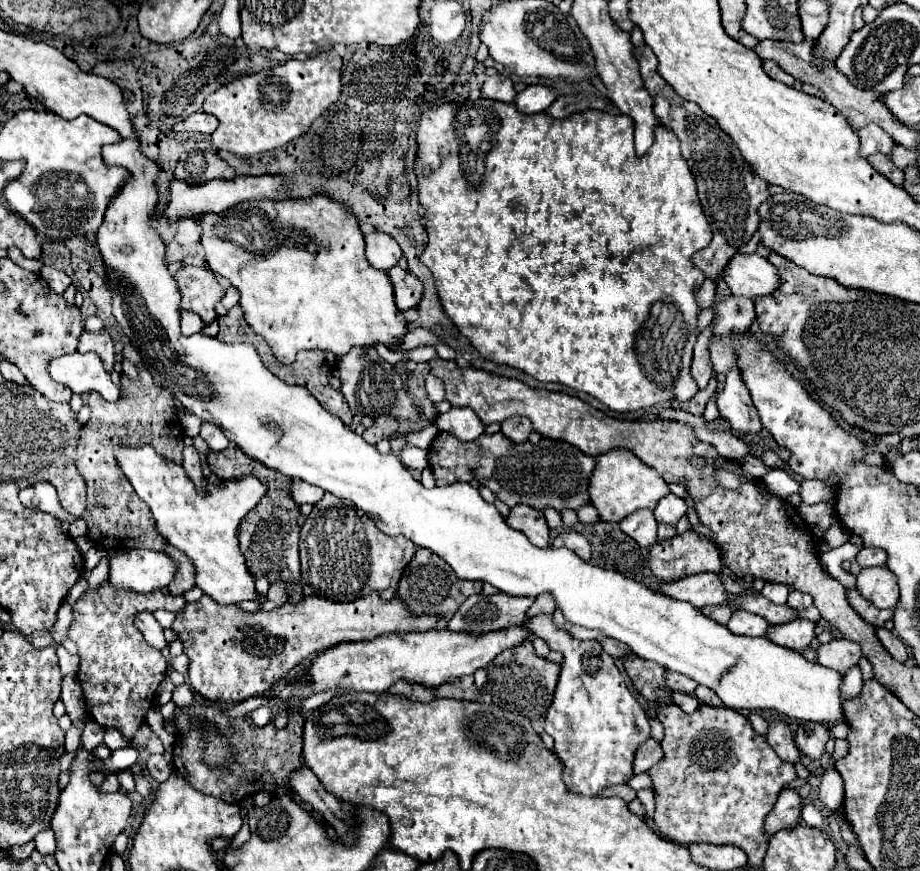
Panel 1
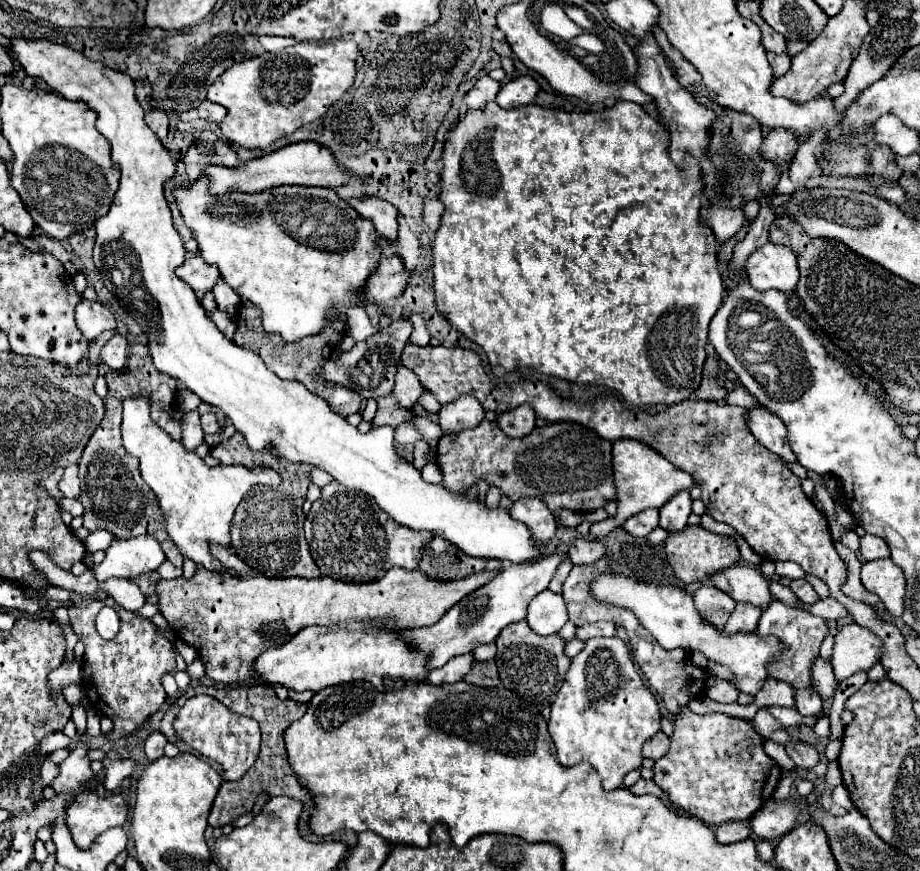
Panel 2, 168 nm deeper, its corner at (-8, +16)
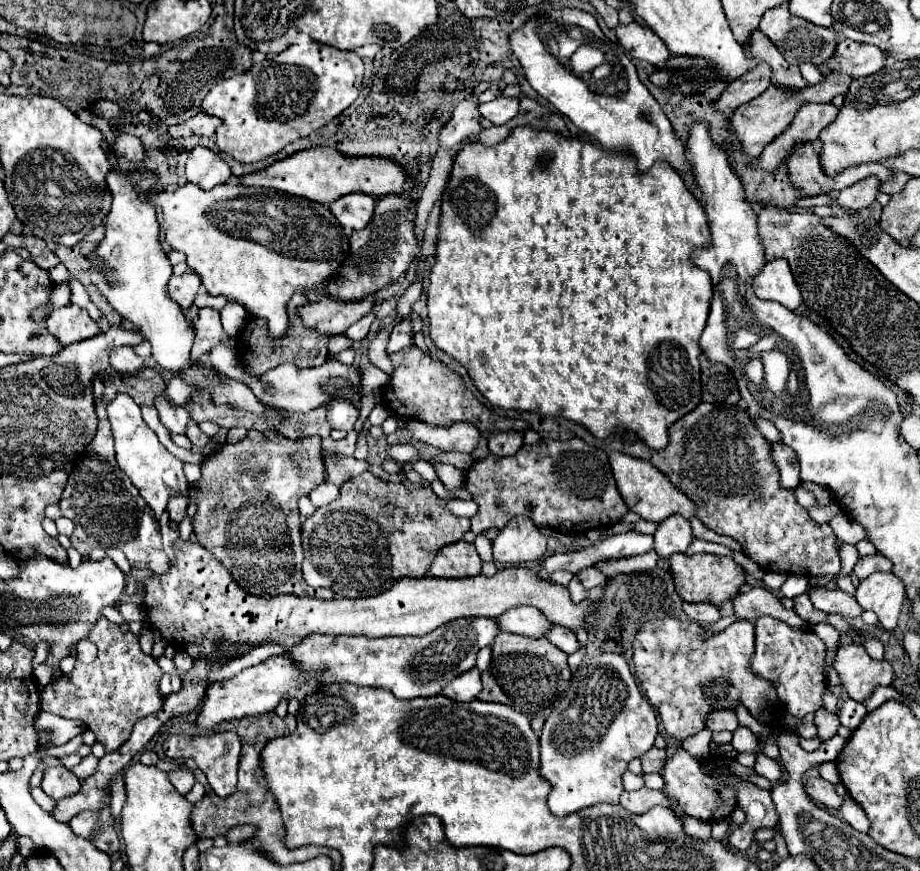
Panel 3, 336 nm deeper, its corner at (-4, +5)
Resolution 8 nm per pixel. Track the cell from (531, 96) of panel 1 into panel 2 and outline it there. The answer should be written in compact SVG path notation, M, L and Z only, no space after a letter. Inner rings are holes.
M517 76L501 86L495 102L501 108L517 108L517 106L531 104L537 92L539 92L539 84L531 76Z

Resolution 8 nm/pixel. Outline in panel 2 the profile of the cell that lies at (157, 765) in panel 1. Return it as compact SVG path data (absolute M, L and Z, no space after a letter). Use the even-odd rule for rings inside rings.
M153 732L147 740L145 740L145 754L149 760L157 760L163 756L163 748L167 744L167 738L161 732Z

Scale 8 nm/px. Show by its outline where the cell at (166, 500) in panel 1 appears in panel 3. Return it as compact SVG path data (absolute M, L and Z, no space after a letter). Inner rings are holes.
M117 395L109 407L107 407L107 415L111 421L111 431L113 431L113 439L115 439L115 457L119 467L125 471L125 475L133 481L133 485L139 489L141 497L147 501L147 505L155 511L155 515L161 515L167 509L167 501L173 495L181 495L181 497L189 497L189 481L183 473L183 463L171 455L157 439L157 435L147 427L147 423L143 421L141 409L139 405L133 401L133 397L129 395Z

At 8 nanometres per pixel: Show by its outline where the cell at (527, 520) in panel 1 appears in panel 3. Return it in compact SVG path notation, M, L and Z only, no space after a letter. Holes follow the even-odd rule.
M525 515L513 517L493 541L493 557L499 563L541 561L547 553L547 537L533 519Z

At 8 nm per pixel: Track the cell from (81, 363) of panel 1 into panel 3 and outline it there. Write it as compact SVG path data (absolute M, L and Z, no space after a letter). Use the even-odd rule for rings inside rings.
M115 347L109 353L109 363L111 363L111 369L121 375L131 375L145 367L143 359L137 357L131 347Z

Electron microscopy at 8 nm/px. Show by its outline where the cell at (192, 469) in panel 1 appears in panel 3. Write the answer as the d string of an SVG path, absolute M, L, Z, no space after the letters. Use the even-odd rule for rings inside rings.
M157 397L155 401L155 407L159 411L159 417L161 417L161 423L171 431L171 433L181 433L185 435L187 431L187 425L191 423L191 415L187 409L181 409L181 407L171 407L165 397Z

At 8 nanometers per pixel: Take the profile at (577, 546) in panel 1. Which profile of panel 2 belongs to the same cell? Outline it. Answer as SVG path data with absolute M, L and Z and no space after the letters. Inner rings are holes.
M575 538L573 546L569 548L569 560L575 566L591 566L595 564L601 556L605 556L605 544L597 540L587 540L587 538Z

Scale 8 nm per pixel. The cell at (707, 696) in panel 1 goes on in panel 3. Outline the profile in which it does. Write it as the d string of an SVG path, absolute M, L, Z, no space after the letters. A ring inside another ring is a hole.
M719 707L719 709L713 709L709 711L707 715L707 727L711 731L735 731L739 725L737 721L737 715L733 709L729 707Z

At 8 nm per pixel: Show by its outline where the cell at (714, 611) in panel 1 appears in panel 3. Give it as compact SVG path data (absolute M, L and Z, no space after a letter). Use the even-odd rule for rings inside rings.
M683 602L683 611L687 613L687 617L691 621L697 621L699 625L707 625L707 623L715 623L721 619L719 607L713 603L688 603ZM709 607L709 611L707 611Z

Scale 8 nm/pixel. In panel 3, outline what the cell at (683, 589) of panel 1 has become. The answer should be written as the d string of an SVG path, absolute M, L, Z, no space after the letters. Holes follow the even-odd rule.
M749 587L733 597L733 611L739 619L755 621L761 615L769 615L789 623L791 627L805 627L805 621L779 603L779 595L765 587Z

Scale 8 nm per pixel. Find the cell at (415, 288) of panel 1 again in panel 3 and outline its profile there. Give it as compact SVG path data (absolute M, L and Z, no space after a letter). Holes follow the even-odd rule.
M323 295L321 301L301 307L299 315L307 327L313 327L323 335L337 335L345 333L347 327L371 313L373 307L375 295L367 295L361 301L341 301Z

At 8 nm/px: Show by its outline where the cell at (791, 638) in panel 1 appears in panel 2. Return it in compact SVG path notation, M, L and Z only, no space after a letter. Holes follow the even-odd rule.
M773 600L763 610L763 614L759 618L757 634L759 636L775 636L783 644L783 650L779 652L779 656L773 662L767 664L769 678L783 680L783 682L793 686L793 690L795 690L795 706L805 716L821 716L821 710L823 710L823 700L819 698L817 690L811 684L811 664L819 656L819 646L825 640L827 630L829 630L827 620L817 618L807 610L789 608L785 604L777 602L777 600Z

